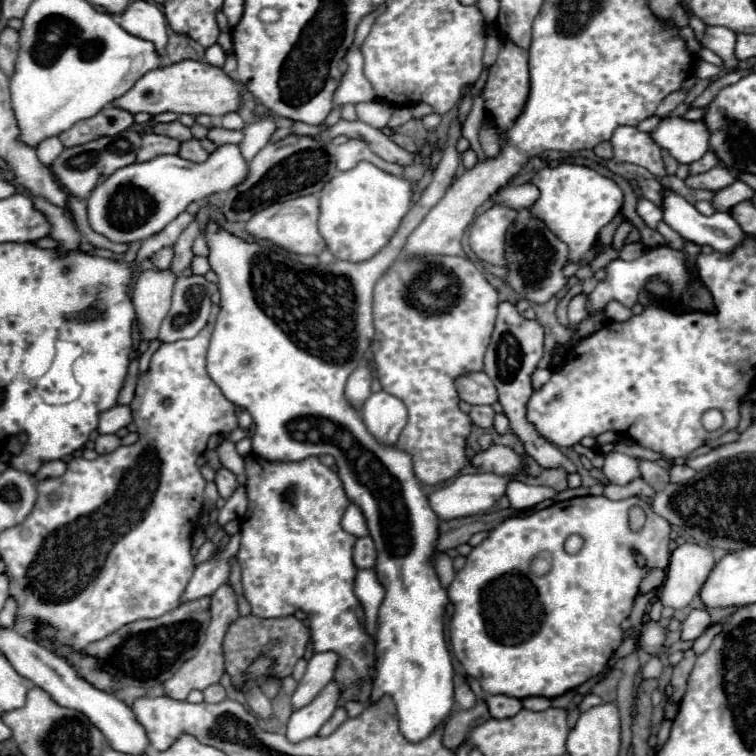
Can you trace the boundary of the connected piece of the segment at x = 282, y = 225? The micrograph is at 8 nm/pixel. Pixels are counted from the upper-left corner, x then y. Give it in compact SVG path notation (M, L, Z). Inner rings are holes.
M303 196L293 202L283 202L283 204L271 204L263 208L263 212L257 212L245 228L255 236L255 238L265 238L271 240L273 244L285 248L287 252L293 254L313 254L319 256L325 250L325 240L317 230L317 214L319 214L319 202L315 196Z

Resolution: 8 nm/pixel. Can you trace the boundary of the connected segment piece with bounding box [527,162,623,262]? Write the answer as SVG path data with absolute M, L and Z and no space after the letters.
M561 162L555 168L543 168L529 182L539 188L539 200L527 210L535 212L567 244L569 262L581 260L595 246L599 230L617 216L623 204L623 192L611 178L579 164Z

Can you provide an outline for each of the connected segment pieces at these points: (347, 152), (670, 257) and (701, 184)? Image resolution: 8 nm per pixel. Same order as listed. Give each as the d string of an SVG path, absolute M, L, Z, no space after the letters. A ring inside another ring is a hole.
M347 140L345 144L337 146L335 158L337 158L337 164L339 164L337 168L339 170L351 170L357 162L365 160L365 162L375 164L383 172L391 172L393 176L401 176L403 174L403 168L399 164L389 164L389 162L381 160L379 156L375 156L375 152L367 144L363 144L363 140Z
M659 246L659 248L647 248L643 252L643 256L639 256L637 260L625 262L625 260L619 258L615 262L611 262L607 266L607 278L603 282L599 282L595 286L595 290L591 292L591 296L589 296L589 310L591 312L593 310L603 310L605 304L609 300L613 300L613 298L631 308L637 302L637 296L639 296L641 288L645 286L645 282L649 278L661 278L661 280L665 280L667 284L671 284L673 292L679 294L685 288L685 284L689 282L689 272L687 272L687 266L685 266L683 252L677 252L677 250L669 248L669 246Z
M715 166L709 172L695 174L695 176L689 176L685 180L685 184L689 188L703 188L703 190L711 190L711 192L727 188L733 182L735 182L735 176L731 172L727 172L727 168L723 168L723 166Z

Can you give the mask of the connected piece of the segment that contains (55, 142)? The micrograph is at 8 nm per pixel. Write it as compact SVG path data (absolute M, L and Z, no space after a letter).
M55 136L43 140L43 142L37 146L37 156L39 156L39 160L41 160L47 168L51 168L51 160L55 160L55 156L59 156L59 152L63 152L63 144L61 144L61 140L55 138Z

